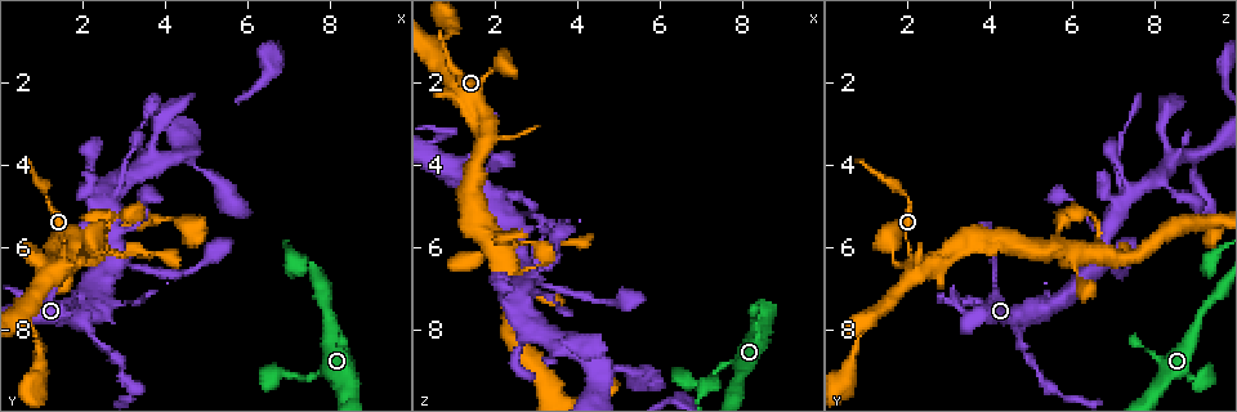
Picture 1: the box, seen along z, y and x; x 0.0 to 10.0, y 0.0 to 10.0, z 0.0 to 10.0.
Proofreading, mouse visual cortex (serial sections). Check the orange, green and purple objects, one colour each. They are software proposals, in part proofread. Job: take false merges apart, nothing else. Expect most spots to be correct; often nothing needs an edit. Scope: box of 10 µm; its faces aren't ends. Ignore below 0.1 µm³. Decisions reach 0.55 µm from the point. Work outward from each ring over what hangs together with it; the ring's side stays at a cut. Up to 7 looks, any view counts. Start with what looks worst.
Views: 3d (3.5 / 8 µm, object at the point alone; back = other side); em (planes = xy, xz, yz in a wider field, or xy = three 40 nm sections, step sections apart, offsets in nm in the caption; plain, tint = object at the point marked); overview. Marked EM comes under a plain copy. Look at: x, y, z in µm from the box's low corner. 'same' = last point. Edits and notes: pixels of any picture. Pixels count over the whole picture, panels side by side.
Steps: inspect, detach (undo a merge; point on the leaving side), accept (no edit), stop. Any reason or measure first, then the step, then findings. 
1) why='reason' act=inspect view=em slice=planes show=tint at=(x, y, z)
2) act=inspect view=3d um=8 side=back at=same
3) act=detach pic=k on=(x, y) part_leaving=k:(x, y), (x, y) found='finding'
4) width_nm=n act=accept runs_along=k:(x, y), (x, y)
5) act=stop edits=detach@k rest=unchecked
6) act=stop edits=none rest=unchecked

act=inspect view=3d um=3.5 at=(2.40, 8.40, 4.75)

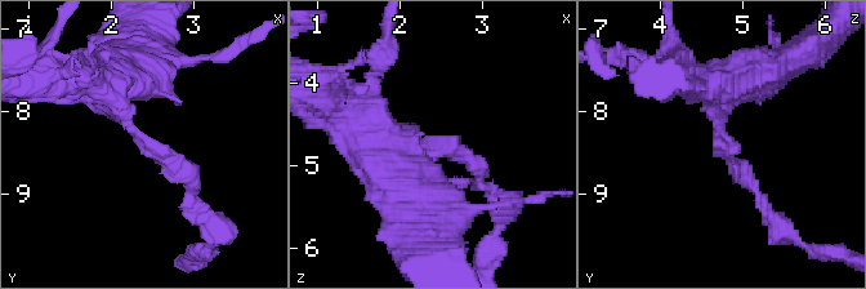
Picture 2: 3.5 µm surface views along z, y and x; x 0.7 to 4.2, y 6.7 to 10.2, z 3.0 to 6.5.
why='now the EM' act=inspect view=em slice=xy step=5 show=tint at=(2.35, 8.35, 4.80)

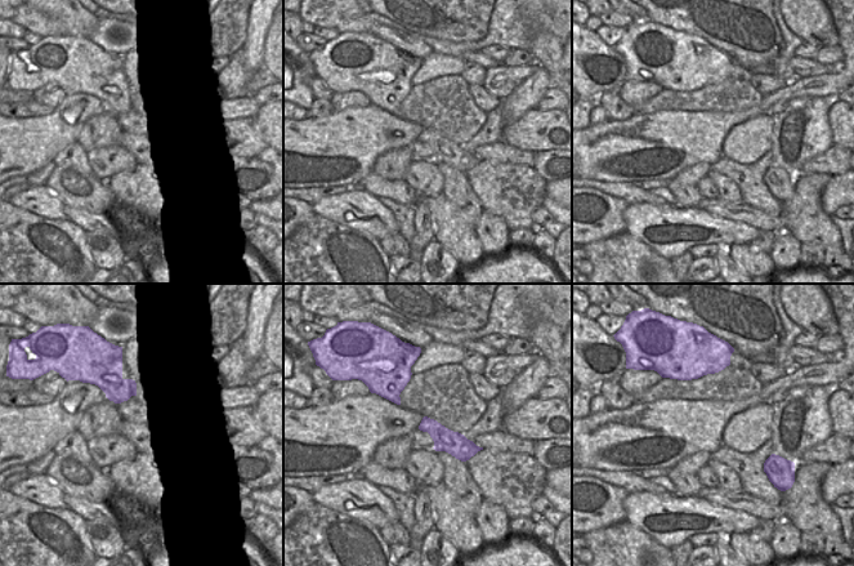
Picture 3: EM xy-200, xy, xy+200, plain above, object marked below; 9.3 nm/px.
act=accept runs_along=2:(731, 79), (717, 123), (757, 194) found='all the same cell'

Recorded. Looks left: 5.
why='a fork' act=inspect view=3d um=3.5 at=(2.75, 6.35, 6.60)

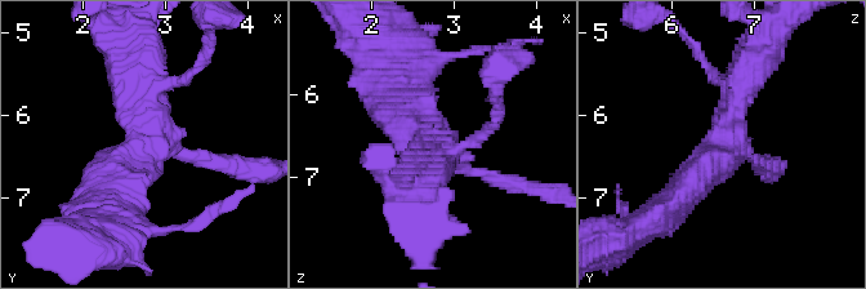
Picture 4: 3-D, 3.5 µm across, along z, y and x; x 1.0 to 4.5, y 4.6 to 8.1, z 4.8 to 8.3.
act=inspect view=em slice=xy step=3 show=tint at=(2.75, 6.40, 6.65)

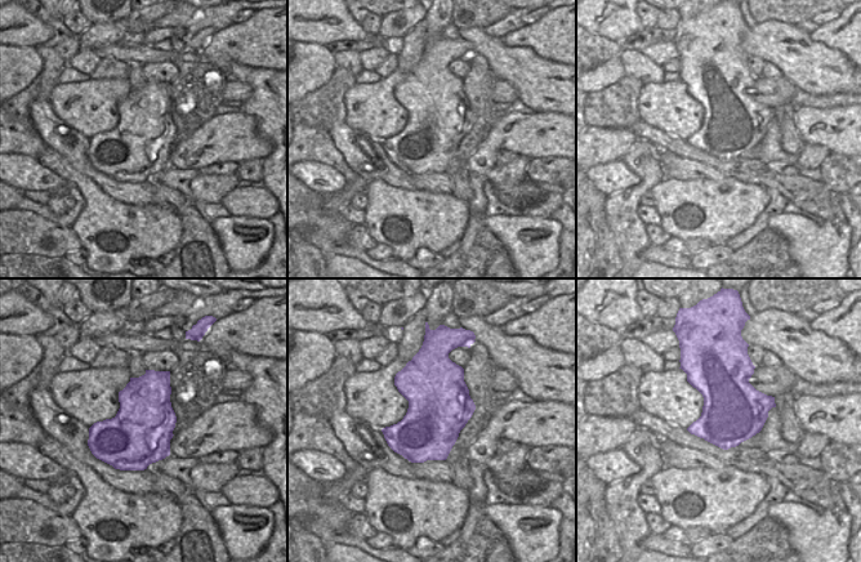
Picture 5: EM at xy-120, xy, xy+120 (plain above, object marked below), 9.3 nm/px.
arms=3 arm_widths_nm=150,400,450 act=accept runs_along=4:(673, 204), (726, 145), (753, 66) found='one cell here'

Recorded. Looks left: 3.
why='arms part here' act=inspect view=3d um=3.5 at=(2.80, 4.35, 7.95)

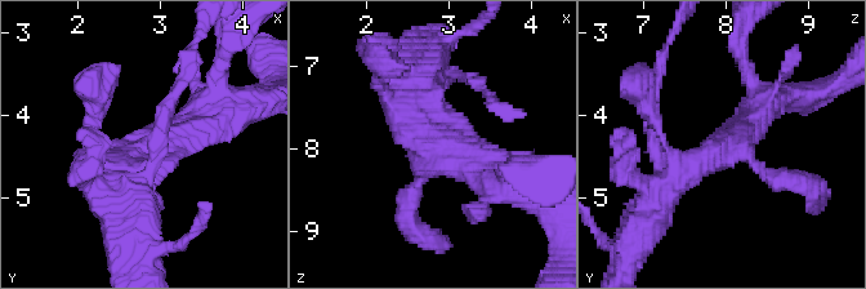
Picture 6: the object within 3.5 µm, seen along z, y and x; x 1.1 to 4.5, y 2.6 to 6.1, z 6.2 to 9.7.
why='shape alone is not enough' act=inspect view=em slice=xy step=3 show=tint at=(2.90, 4.40, 7.95)

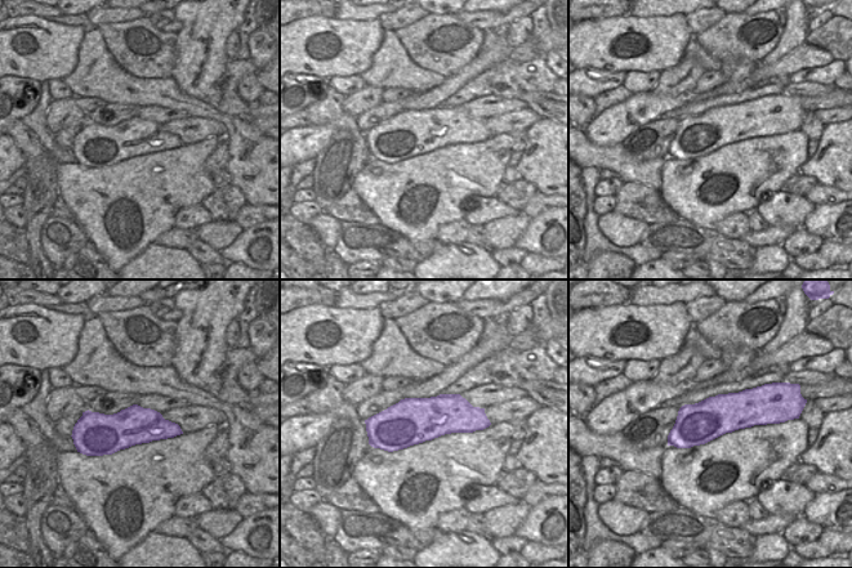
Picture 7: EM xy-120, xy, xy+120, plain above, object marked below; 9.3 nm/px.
why='cut it another way' act=inspect view=em slice=planes show=tint at=same

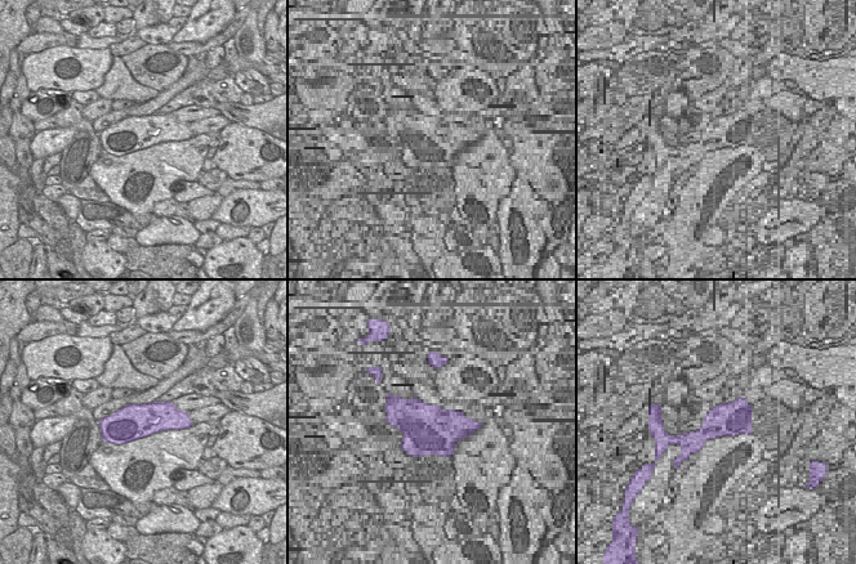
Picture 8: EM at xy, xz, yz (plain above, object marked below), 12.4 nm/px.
act=accept runs_along=6:(410, 84), (410, 124), (504, 179) found='continuous, no second cell'

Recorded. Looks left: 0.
act=stop edits=none rest=unchecked

